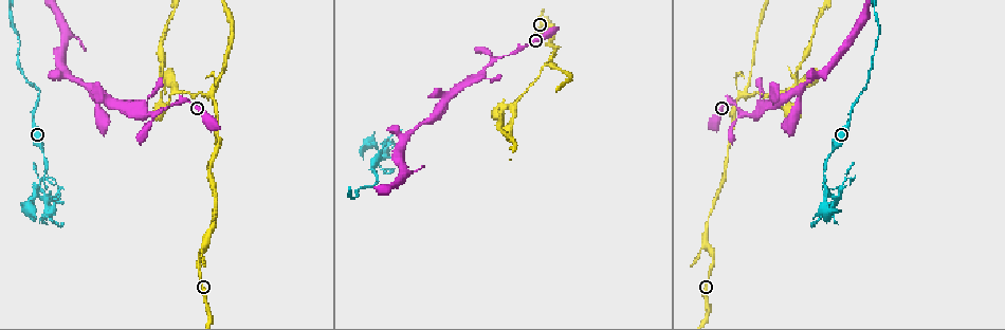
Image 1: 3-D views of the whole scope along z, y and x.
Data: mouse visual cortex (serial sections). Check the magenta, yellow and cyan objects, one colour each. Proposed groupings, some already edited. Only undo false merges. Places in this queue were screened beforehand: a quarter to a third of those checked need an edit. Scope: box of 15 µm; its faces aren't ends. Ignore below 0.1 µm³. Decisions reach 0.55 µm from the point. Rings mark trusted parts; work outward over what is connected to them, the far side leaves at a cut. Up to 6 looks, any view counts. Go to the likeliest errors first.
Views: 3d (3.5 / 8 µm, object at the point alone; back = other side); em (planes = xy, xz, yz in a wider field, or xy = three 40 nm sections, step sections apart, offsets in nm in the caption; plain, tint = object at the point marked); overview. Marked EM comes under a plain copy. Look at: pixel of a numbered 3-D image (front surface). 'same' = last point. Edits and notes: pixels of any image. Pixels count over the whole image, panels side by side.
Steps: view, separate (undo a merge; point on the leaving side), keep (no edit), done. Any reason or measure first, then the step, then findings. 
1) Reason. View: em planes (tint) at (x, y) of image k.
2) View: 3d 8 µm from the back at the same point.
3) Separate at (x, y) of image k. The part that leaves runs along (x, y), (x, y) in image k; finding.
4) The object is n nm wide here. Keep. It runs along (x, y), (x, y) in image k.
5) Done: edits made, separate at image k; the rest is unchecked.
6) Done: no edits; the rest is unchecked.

Arms part here. View: 3d 3.5 µm at (743, 96) of image 1.

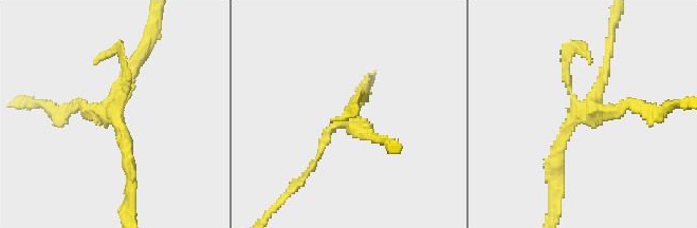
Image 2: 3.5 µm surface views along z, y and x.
Now the EM. View: em planes (tint) at (111, 108) of image 2.

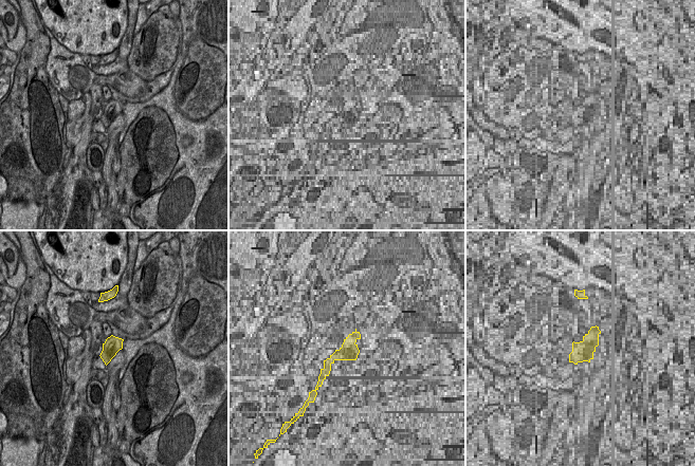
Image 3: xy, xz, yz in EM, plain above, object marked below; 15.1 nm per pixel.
Keep. It runs along (557, 166), (579, 113), (641, 107) in image 2; one cell here.

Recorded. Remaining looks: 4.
Abrupt turn. View: 3d 3.5 µm at (162, 92) of image 1.

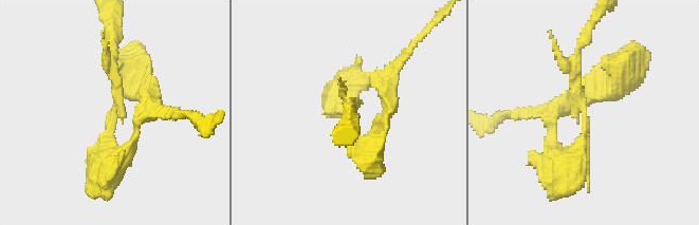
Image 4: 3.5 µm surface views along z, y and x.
The arms are 200, 300 nm wide; now the EM. View: em planes (tint) at (113, 113) of image 4.

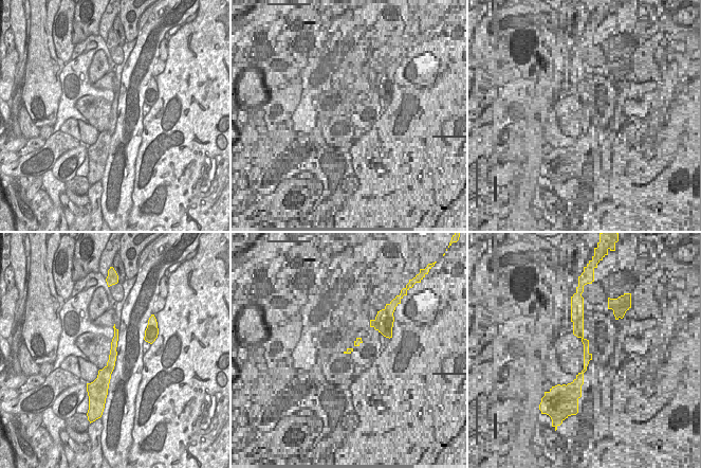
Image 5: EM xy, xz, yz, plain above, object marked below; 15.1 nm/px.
Another direction. View: em xy step 3 (tint) at the same point.

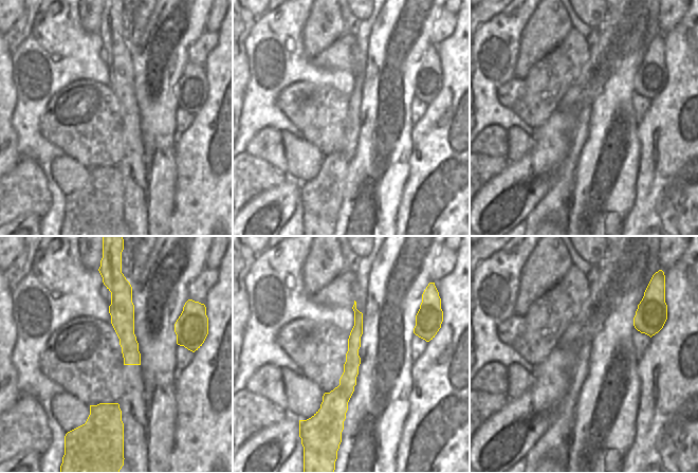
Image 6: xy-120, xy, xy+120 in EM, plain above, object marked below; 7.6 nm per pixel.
Separate at (115, 93) of image 4. The part that leaves runs along (107, 131), (117, 105), (111, 33) in image 4; two cells meet here.

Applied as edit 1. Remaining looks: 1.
Done: edits made, separate at image 4; the rest is unchecked.

